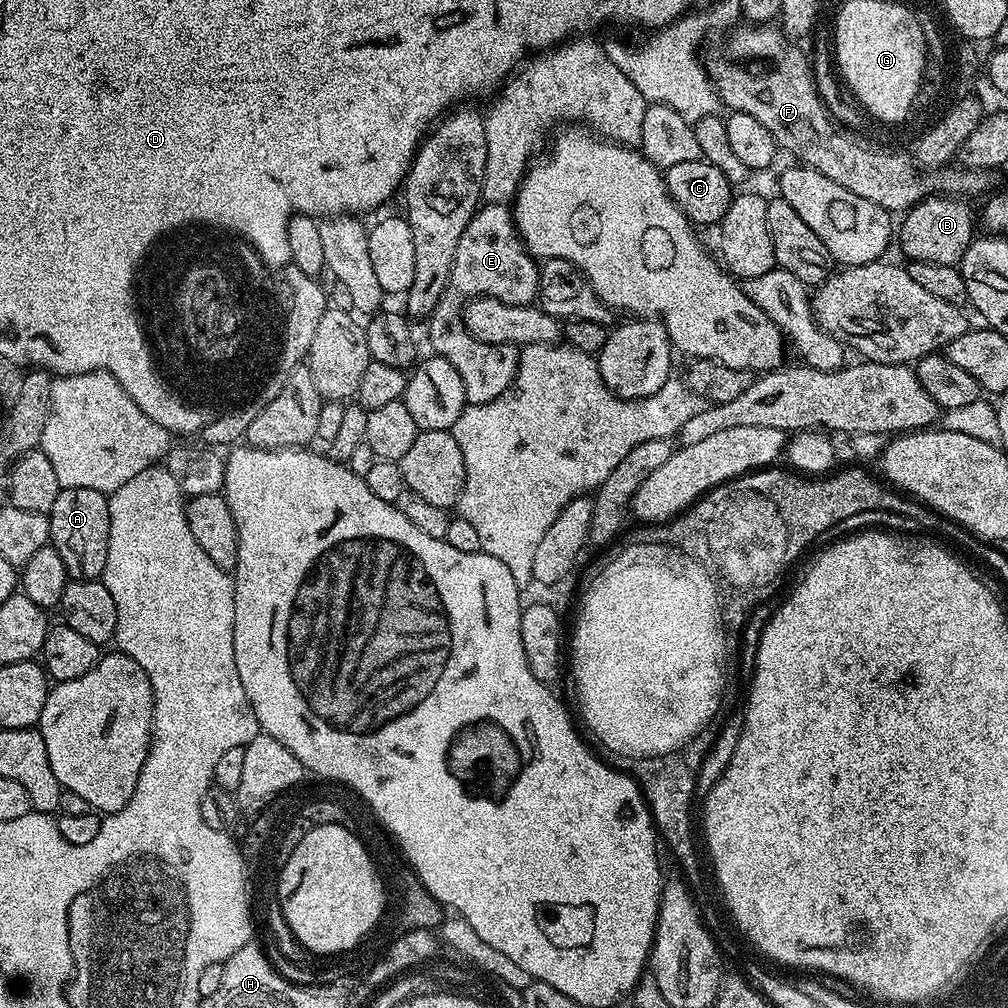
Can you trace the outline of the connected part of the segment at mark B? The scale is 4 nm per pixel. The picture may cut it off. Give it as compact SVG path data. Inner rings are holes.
M932 194L914 207L903 213L898 224L898 248L908 255L909 261L920 260L924 264L959 265L966 250L972 245L972 220L974 224L974 208L971 203L954 196Z

